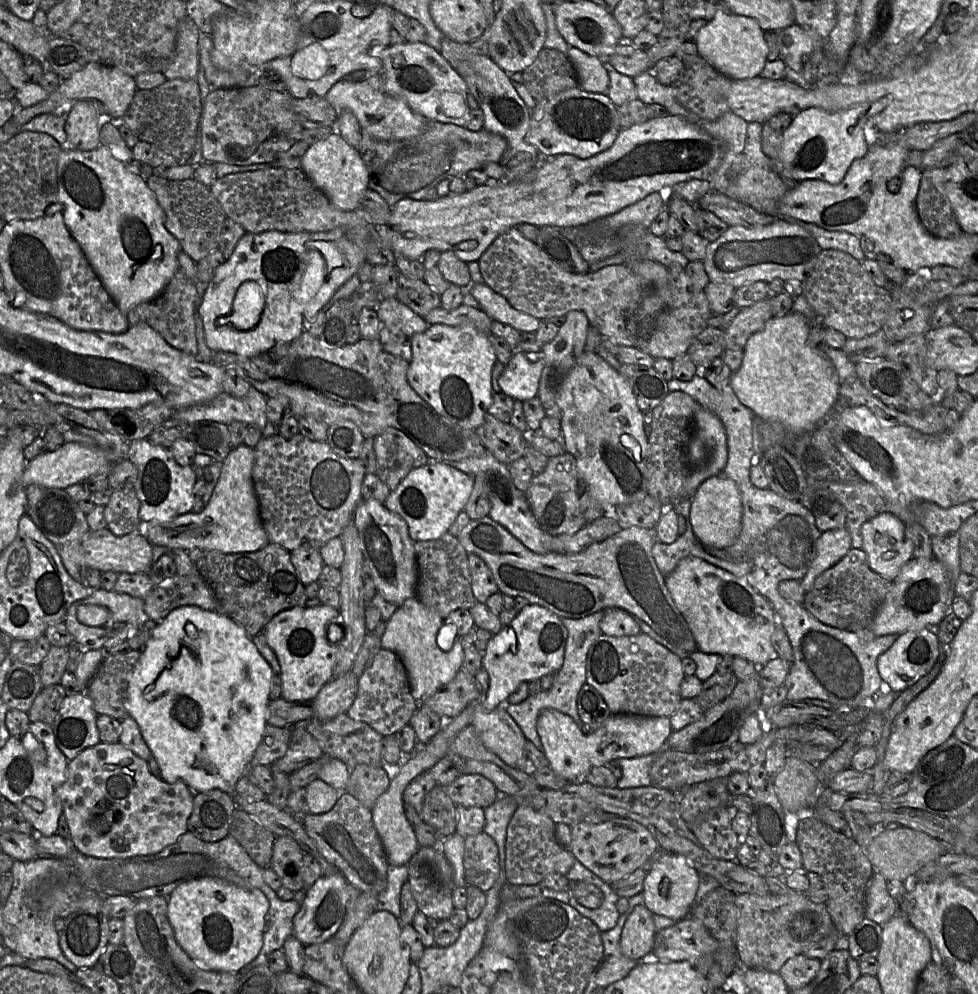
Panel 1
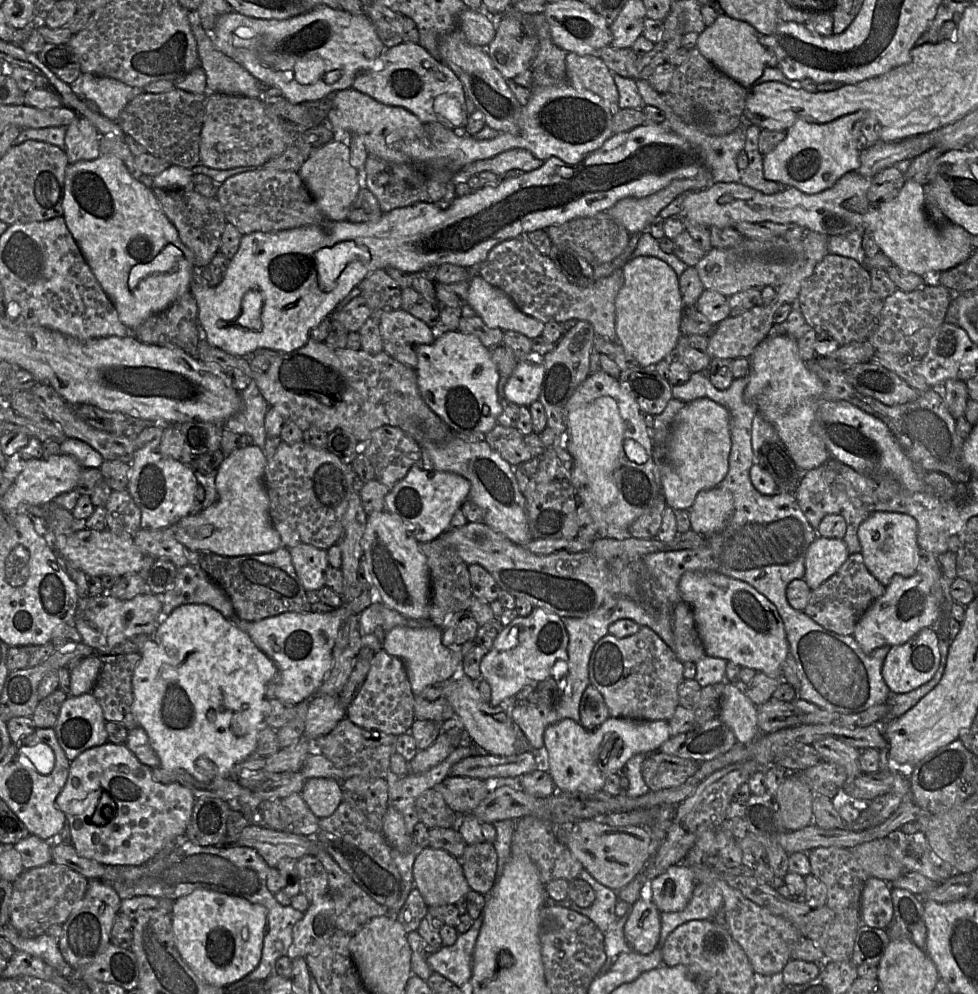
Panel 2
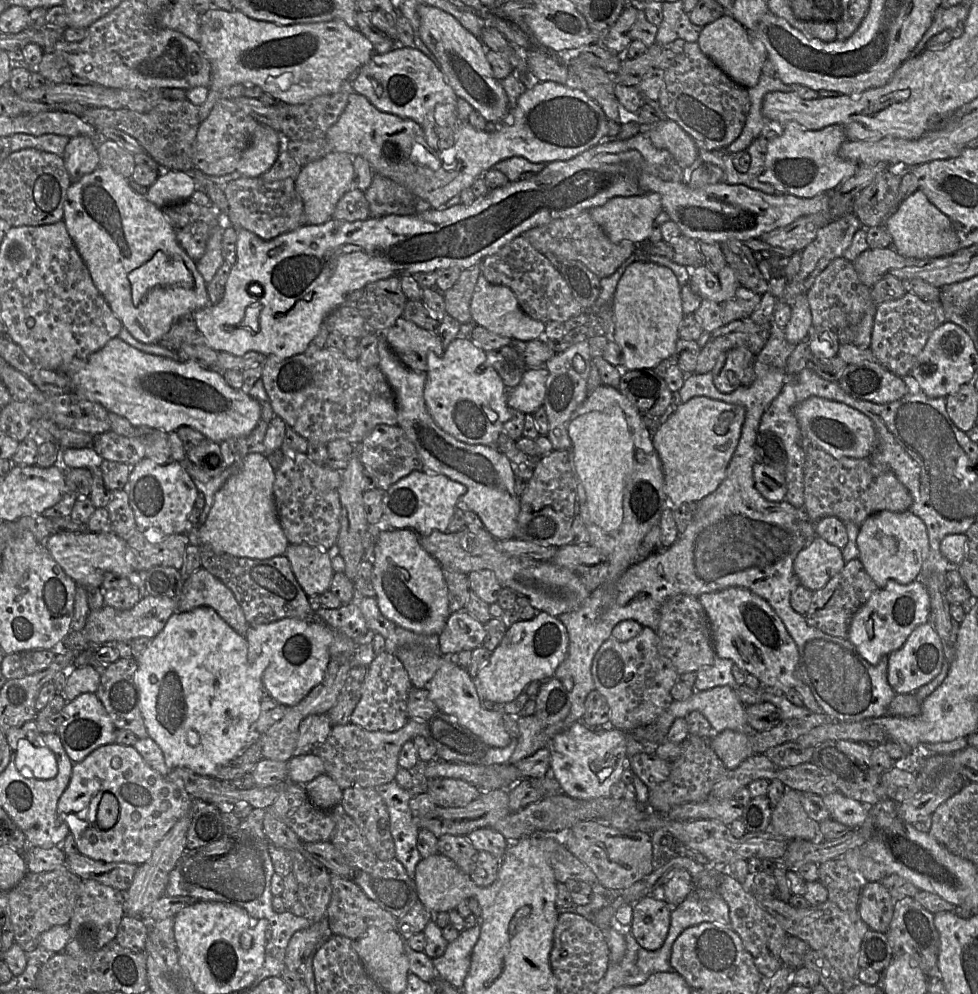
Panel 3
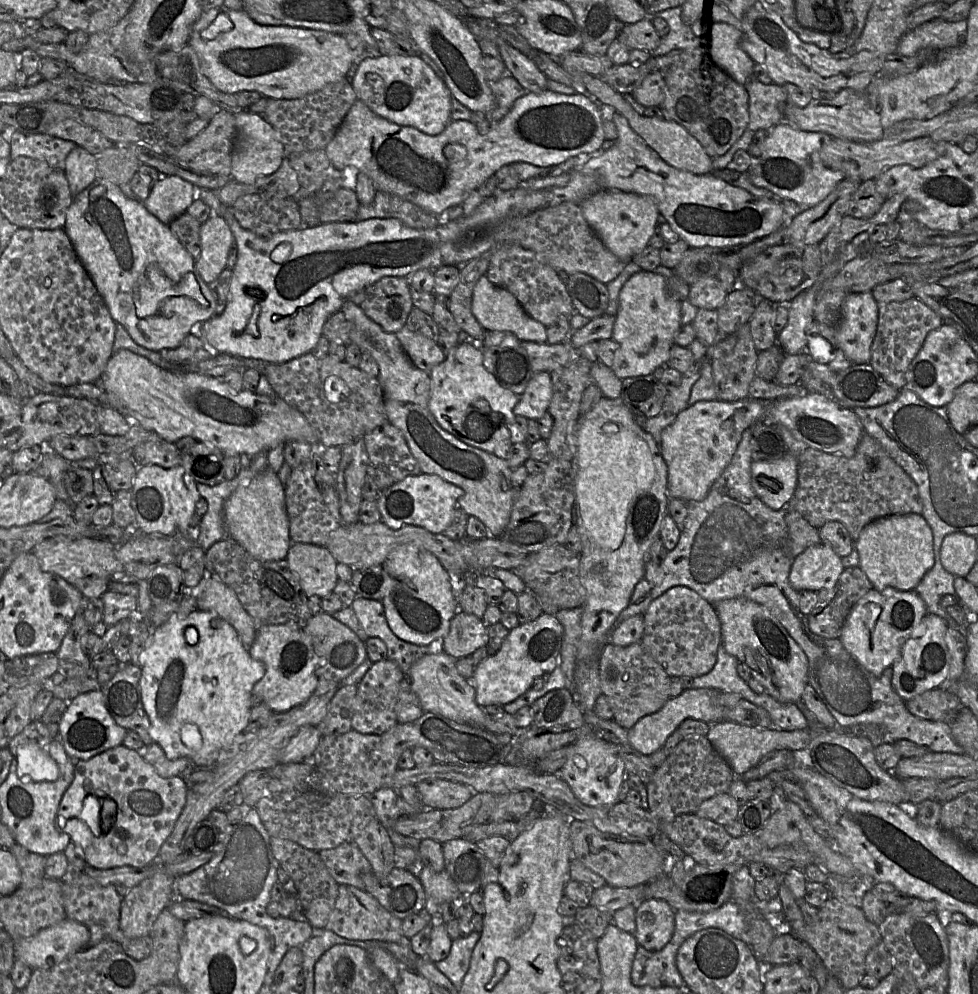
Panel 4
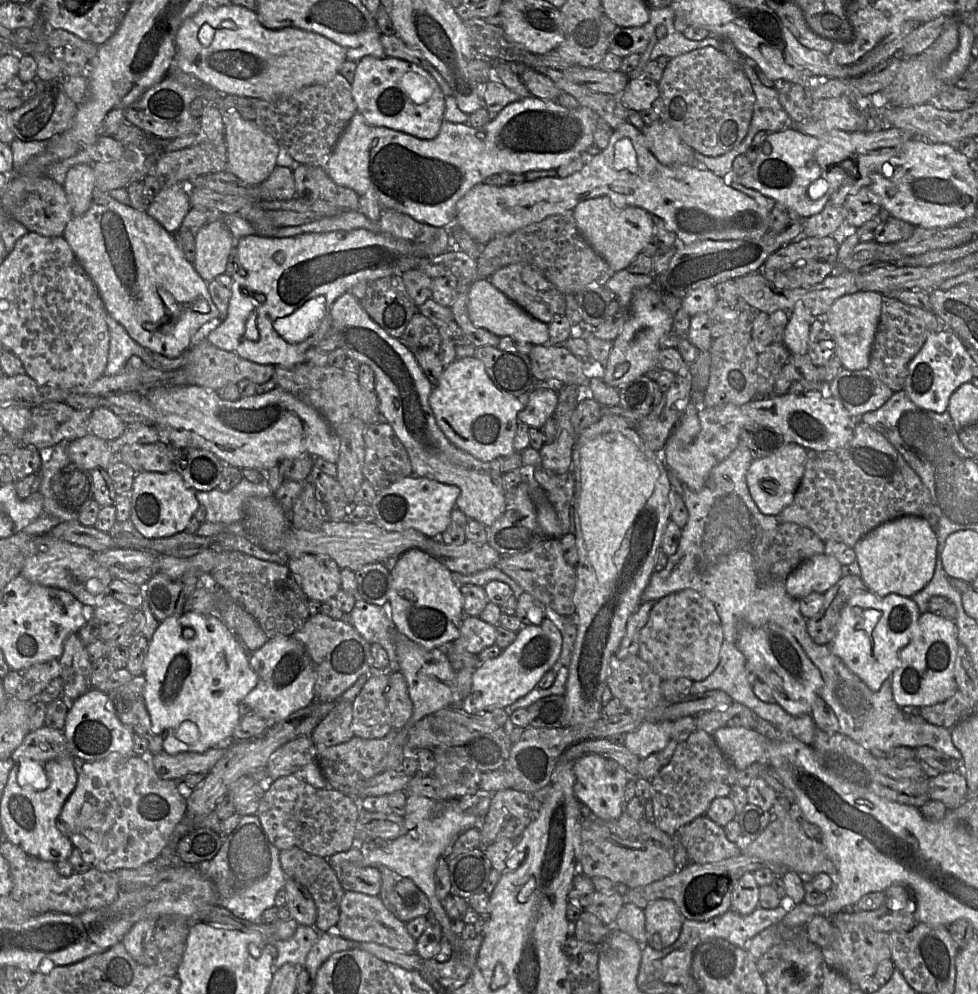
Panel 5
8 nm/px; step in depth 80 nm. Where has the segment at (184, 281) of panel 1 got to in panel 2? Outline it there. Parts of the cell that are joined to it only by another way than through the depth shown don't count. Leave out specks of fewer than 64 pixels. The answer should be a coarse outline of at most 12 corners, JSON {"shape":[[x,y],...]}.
{"shape":[[185,293],[130,332],[196,357],[202,333]]}

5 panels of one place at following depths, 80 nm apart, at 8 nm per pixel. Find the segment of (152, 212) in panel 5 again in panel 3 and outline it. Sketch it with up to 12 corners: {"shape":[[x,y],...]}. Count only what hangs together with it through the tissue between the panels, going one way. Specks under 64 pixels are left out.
{"shape":[[163,169],[145,198],[160,208],[190,199],[189,172]]}

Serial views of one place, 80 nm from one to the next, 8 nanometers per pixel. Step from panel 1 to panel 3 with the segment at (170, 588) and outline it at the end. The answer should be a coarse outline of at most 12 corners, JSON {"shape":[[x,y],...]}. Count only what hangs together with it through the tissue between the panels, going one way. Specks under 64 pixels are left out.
{"shape":[[203,567],[184,580],[179,612],[213,608],[249,628],[232,591]]}

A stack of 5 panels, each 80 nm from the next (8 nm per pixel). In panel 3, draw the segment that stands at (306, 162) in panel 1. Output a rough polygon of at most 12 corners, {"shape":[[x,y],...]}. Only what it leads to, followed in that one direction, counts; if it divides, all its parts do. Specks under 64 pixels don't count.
{"shape":[[332,151],[295,179],[306,224],[330,220],[354,187],[352,156]]}

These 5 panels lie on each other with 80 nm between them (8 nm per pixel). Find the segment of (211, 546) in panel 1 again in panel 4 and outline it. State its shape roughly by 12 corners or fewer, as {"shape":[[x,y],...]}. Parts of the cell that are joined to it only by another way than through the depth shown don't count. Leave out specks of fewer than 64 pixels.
{"shape":[[271,469],[224,503],[227,537],[256,559],[286,559],[284,486]]}

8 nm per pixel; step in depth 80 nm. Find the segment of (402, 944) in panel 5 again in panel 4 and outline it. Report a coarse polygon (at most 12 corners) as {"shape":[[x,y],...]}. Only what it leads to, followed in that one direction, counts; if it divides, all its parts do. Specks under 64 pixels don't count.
{"shape":[[340,884],[326,928],[349,940],[408,943],[402,920]]}

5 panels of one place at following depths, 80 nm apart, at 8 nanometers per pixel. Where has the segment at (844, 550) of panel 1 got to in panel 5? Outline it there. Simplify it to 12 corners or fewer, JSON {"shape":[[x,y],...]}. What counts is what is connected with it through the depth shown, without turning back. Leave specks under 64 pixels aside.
{"shape":[[827,554],[802,562],[785,580],[795,599],[824,594],[842,577]]}

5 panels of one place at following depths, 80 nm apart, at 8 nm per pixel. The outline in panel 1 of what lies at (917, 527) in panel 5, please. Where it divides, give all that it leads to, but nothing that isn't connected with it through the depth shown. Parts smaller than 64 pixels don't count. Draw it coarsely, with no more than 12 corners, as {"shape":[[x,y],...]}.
{"shape":[[892,513],[864,522],[869,567],[894,581],[913,558],[905,524]]}

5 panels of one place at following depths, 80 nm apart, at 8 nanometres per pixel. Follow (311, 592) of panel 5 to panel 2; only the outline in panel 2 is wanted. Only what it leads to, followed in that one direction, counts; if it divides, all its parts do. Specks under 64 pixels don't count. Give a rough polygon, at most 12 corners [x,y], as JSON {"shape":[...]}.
{"shape":[[310,544],[289,548],[306,591],[325,586],[327,552]]}

